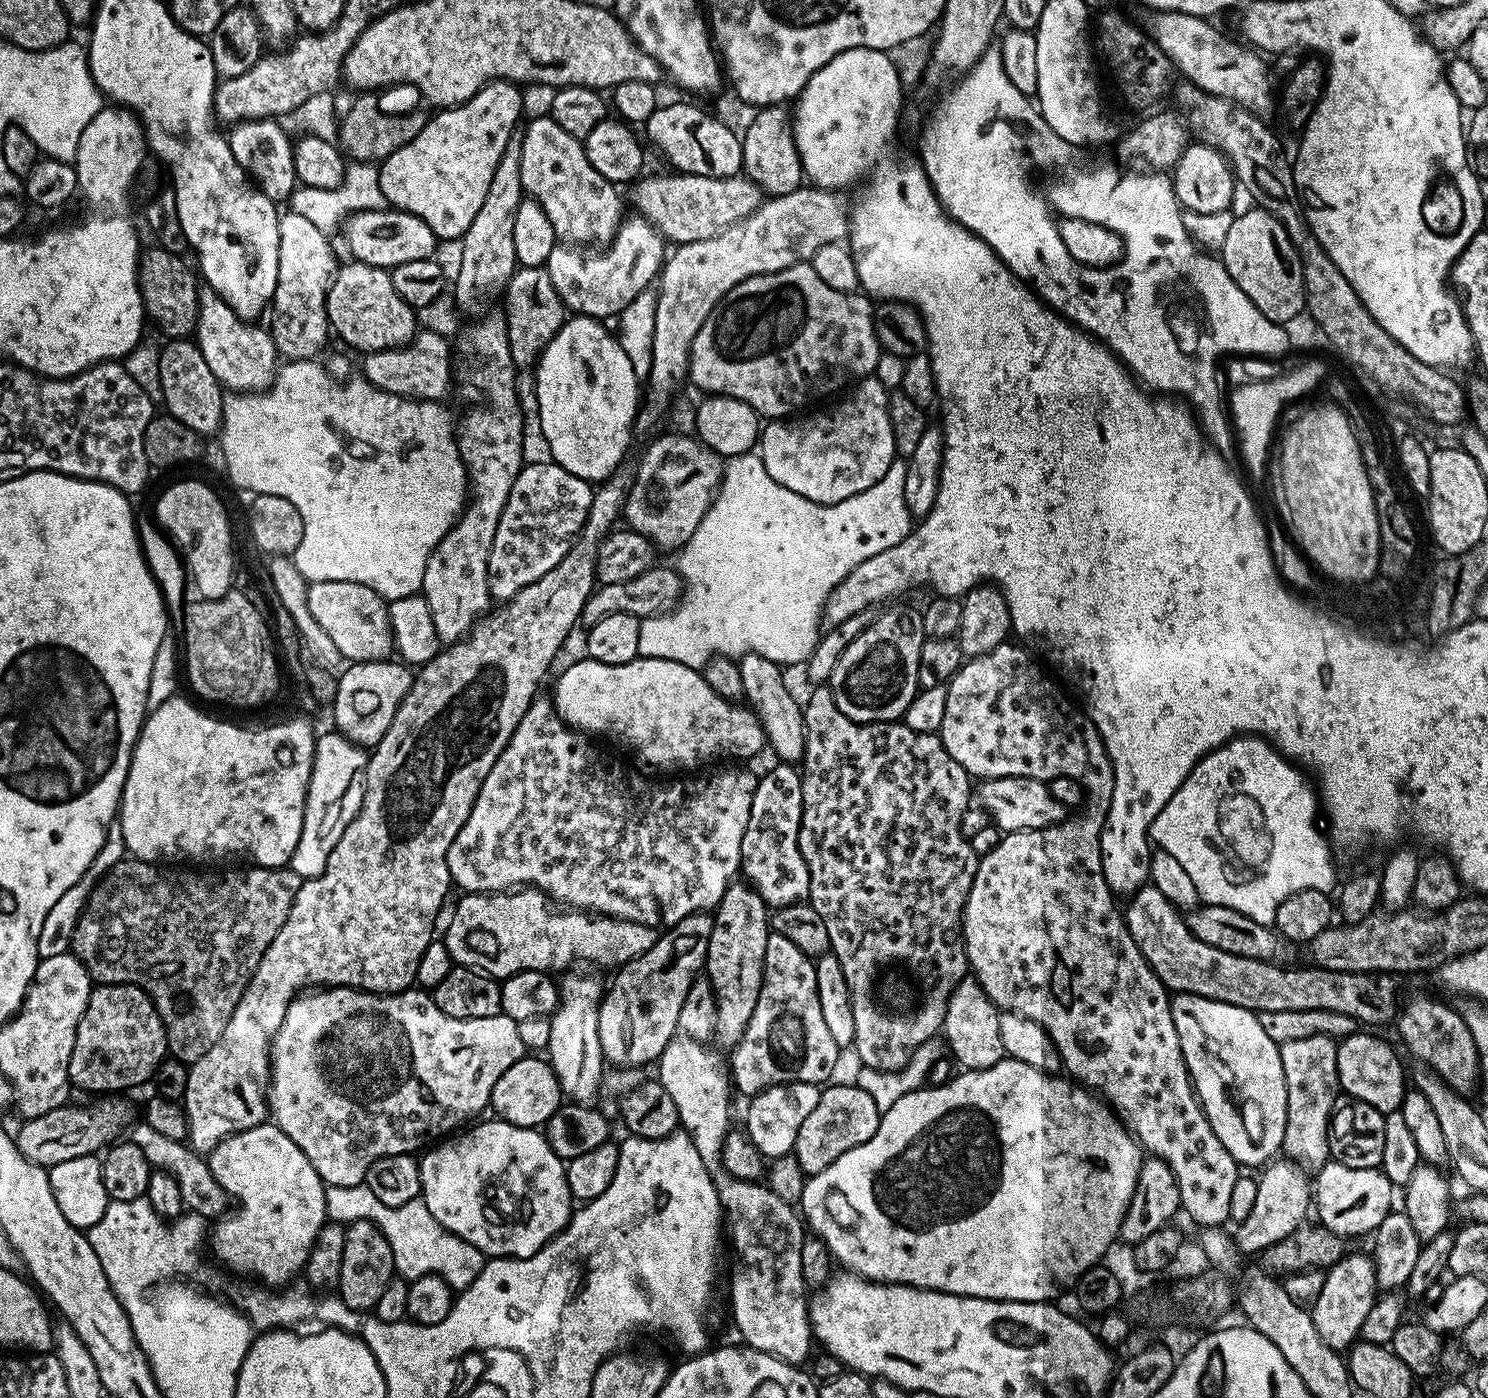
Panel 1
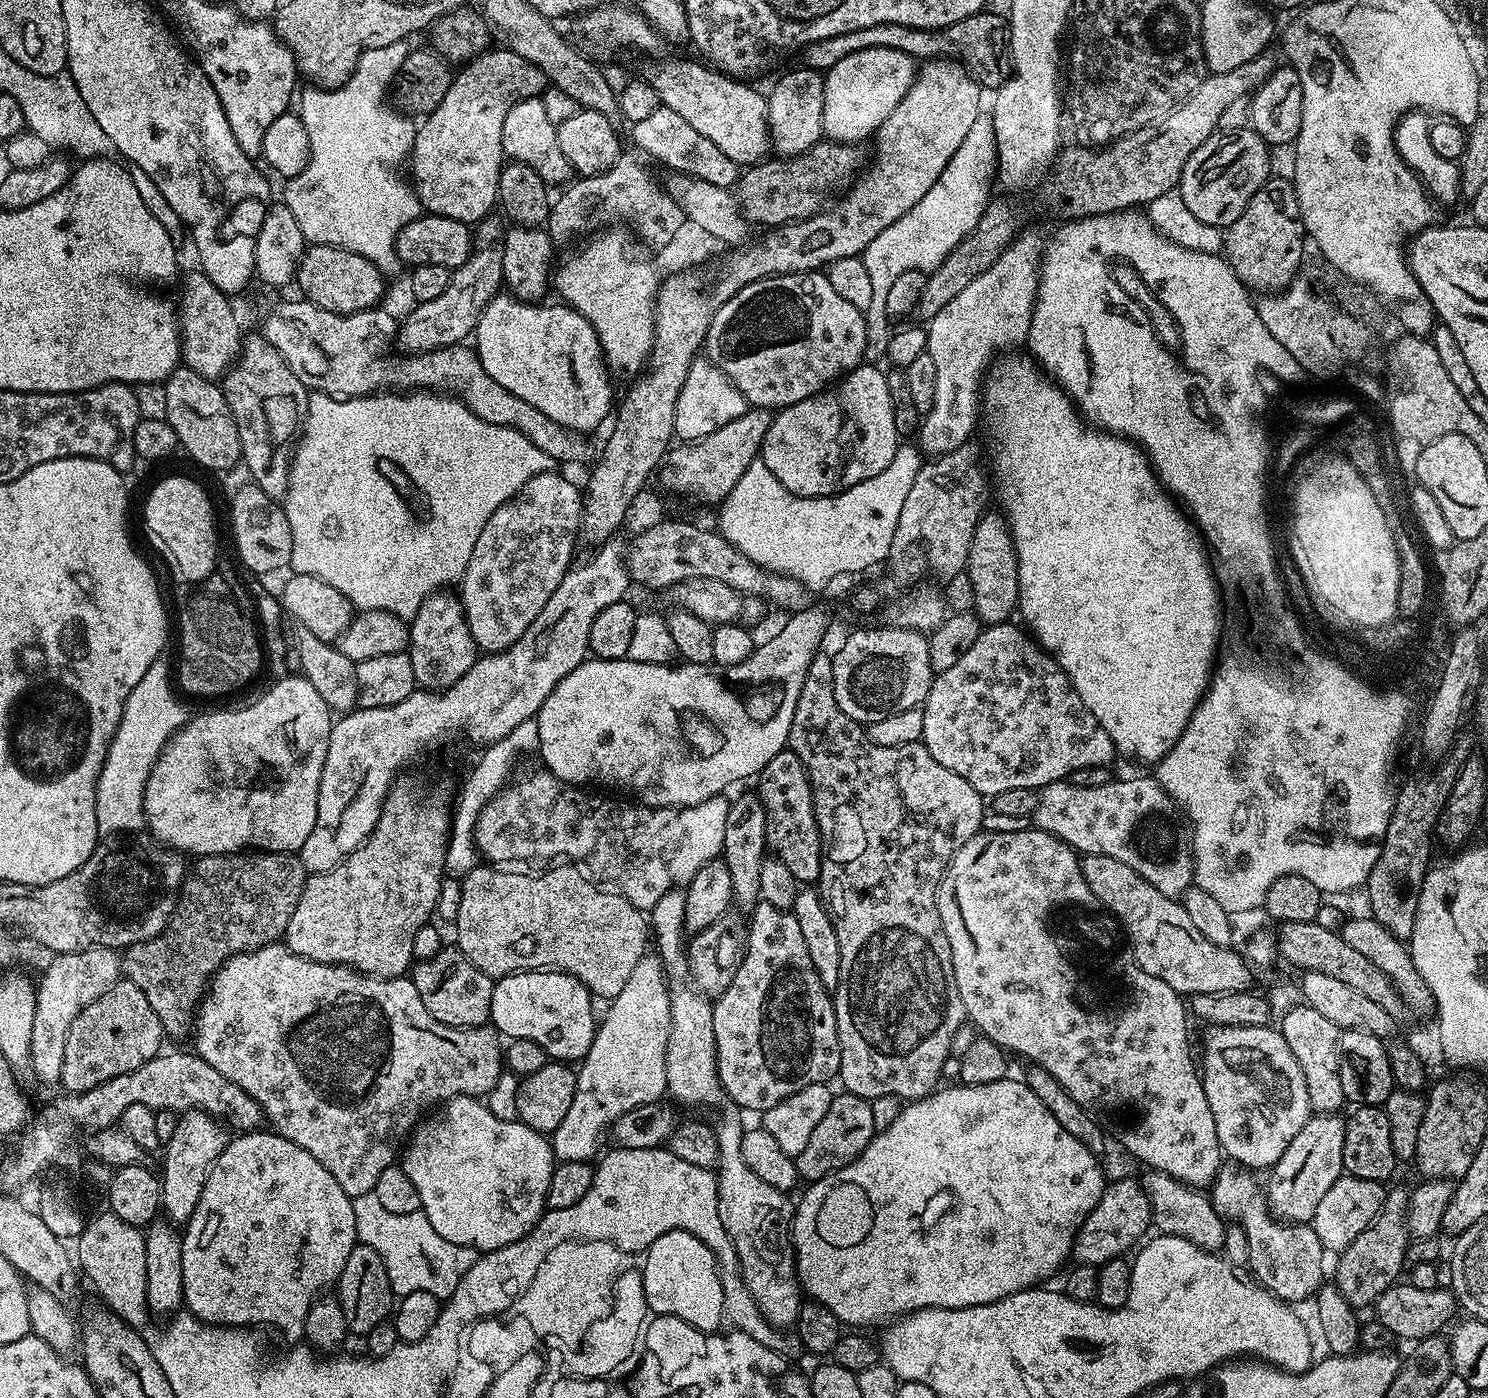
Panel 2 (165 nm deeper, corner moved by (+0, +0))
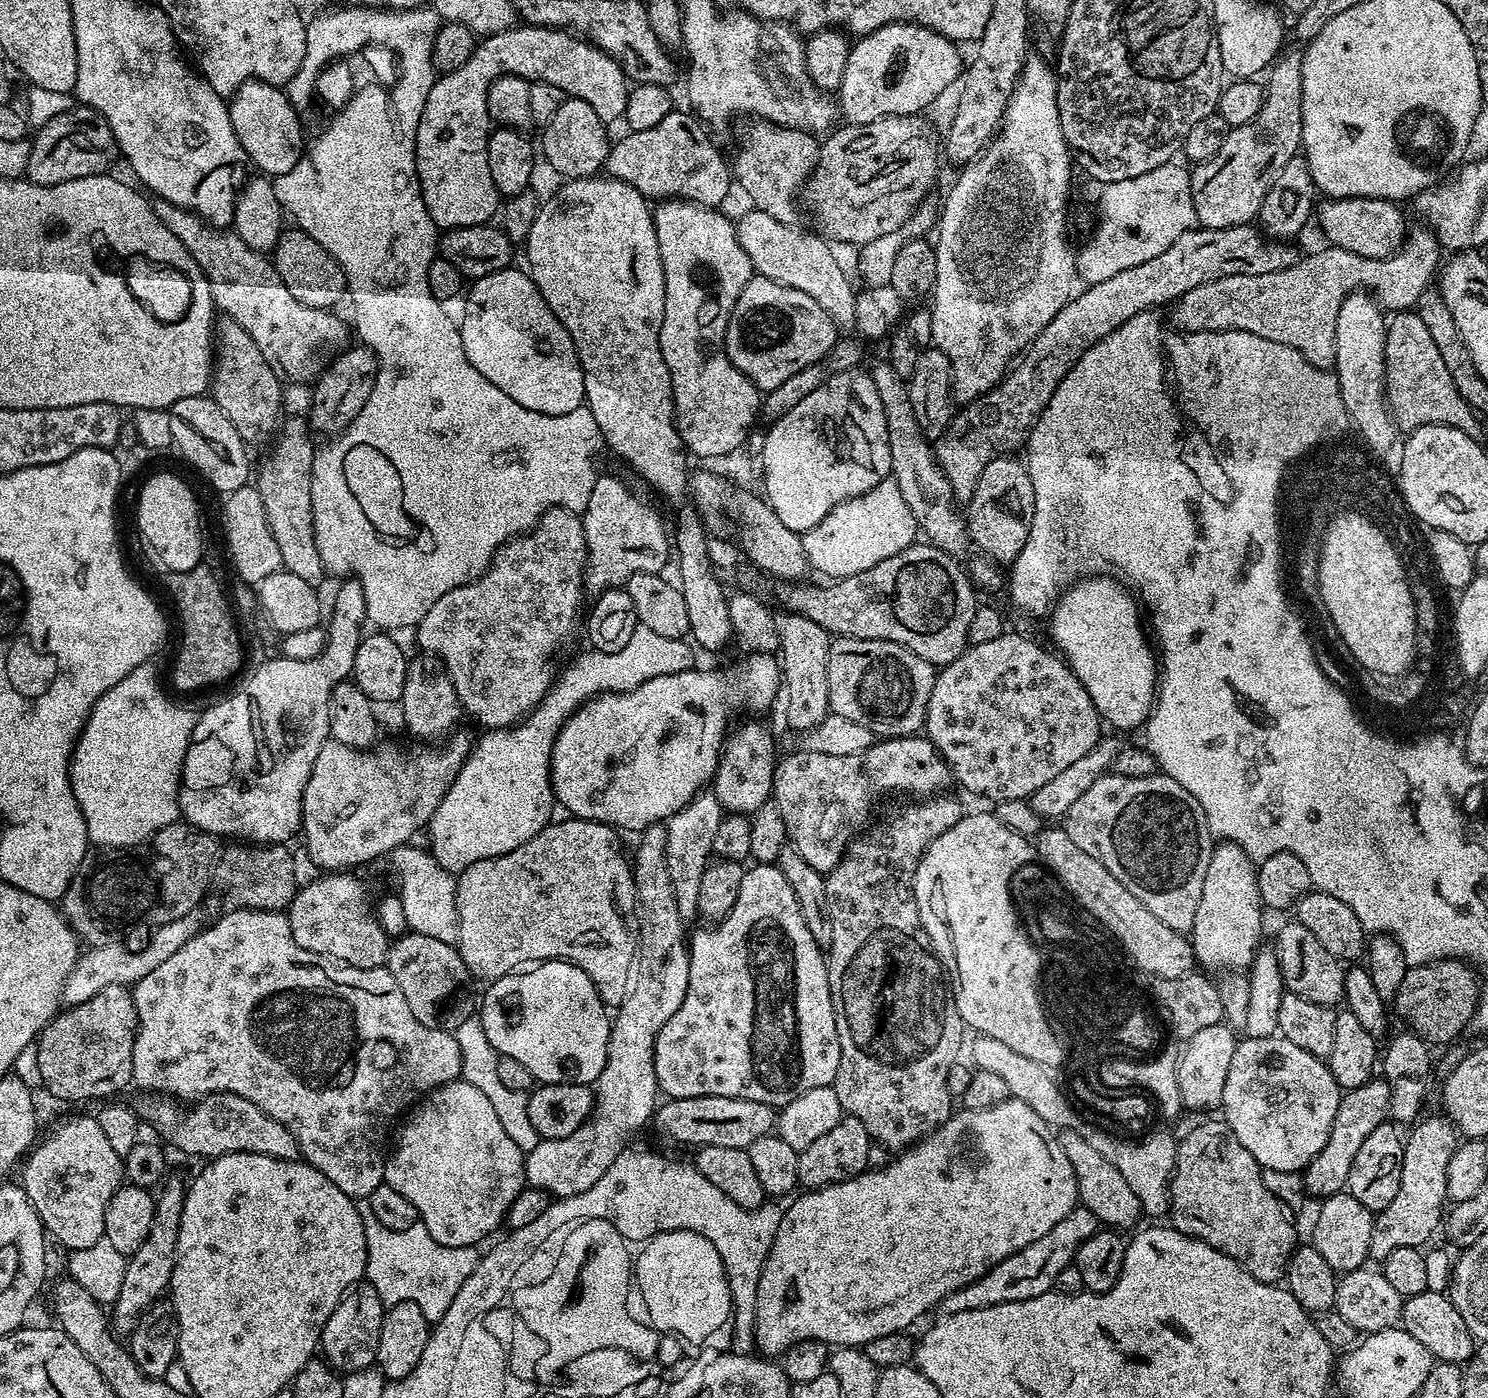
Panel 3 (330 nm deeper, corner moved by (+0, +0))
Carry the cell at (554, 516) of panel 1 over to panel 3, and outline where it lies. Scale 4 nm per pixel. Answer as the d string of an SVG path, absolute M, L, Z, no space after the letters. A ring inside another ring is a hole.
M552 508L549 512L544 512L540 521L528 532L522 532L519 536L507 540L492 555L492 561L488 564L488 568L478 579L471 580L468 584L463 584L446 594L442 594L442 598L438 598L438 602L434 602L434 606L430 606L430 610L426 610L426 618L422 618L420 623L415 625L414 633L416 632L416 640L420 643L419 651L435 656L443 664L444 670L450 674L450 678L454 682L454 690L456 697L460 699L461 709L467 715L469 712L481 724L481 729L495 730L497 728L510 728L513 724L519 724L524 717L530 715L540 705L544 695L551 690L554 679L552 655L571 638L572 631L576 628L576 619L579 616L581 619L582 609L585 607L584 567L587 561L588 543L584 533L583 519L577 513L565 508Z

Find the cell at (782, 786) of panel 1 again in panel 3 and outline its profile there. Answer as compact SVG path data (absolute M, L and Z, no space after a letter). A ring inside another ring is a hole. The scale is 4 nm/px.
M924 734L884 738L864 752L845 756L807 751L792 752L777 759L772 790L778 810L782 810L782 822L786 822L787 843L796 848L802 858L806 858L809 866L825 874L838 866L854 837L869 823L868 811L872 808L872 800L878 799L880 792L909 792L912 798L927 798L943 793L947 789L944 787L954 780L947 762Z

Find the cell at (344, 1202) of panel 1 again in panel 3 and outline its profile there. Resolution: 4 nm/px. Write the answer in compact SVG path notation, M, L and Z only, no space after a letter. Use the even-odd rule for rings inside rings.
M367 1202L357 1203L356 1209L366 1234L364 1275L367 1283L378 1290L378 1296L386 1306L414 1302L429 1322L440 1320L442 1314L450 1310L450 1302L458 1298L462 1282L474 1274L481 1253L475 1247L442 1246L442 1242L434 1242L434 1238L430 1238L430 1230L419 1222L410 1226L410 1230L390 1230L374 1218L374 1210L370 1210Z

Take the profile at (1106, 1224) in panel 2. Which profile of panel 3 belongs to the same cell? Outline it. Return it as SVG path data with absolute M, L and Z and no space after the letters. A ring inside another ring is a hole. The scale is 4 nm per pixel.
M1083 1206L1072 1209L1058 1226L1050 1230L1050 1234L1042 1234L1038 1242L1030 1242L1022 1250L1010 1254L1002 1262L998 1262L989 1272L982 1274L974 1282L960 1288L954 1294L945 1298L942 1308L945 1313L961 1312L967 1308L985 1308L986 1306L998 1306L1002 1302L1018 1302L1026 1298L1038 1298L1042 1294L1053 1291L1058 1274L1062 1274L1064 1268L1073 1267L1076 1252L1080 1245L1086 1242L1098 1230L1096 1215Z

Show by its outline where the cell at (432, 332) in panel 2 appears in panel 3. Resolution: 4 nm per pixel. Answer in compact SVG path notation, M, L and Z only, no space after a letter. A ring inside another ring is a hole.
M363 346L352 347L345 347L325 367L314 384L316 389L312 392L310 428L313 433L321 432L322 435L328 436L324 438L335 438L346 431L354 422L354 418L362 414L362 406L366 406L366 398L370 398L370 390L374 390L376 371L380 365L376 361L376 353Z

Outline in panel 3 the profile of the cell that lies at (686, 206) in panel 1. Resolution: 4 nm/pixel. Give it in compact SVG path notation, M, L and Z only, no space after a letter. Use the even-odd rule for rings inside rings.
M923 115L915 116L887 116L886 118L878 118L874 122L866 122L865 124L849 124L845 123L844 128L837 127L835 130L829 131L823 137L820 145L820 153L816 159L816 165L812 167L812 175L804 181L802 189L802 200L808 203L808 208L812 211L812 220L817 224L819 235L823 236L829 242L840 244L856 244L855 246L863 246L874 242L874 238L885 236L891 232L897 231L903 225L904 221L925 203L928 187L936 180L936 152L938 156L938 144L932 141L932 128L924 121Z

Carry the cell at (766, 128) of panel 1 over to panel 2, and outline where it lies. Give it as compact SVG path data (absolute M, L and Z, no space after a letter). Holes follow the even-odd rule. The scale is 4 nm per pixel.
M795 66L785 76L772 84L772 93L767 93L768 139L770 148L777 157L797 156L820 143L824 131L822 110L824 109L825 73L812 68Z

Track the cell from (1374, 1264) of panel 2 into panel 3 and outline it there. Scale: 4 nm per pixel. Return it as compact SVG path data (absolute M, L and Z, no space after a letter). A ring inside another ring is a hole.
M1425 1115L1411 1125L1409 1132L1412 1133L1404 1140L1402 1182L1398 1182L1398 1194L1394 1194L1386 1210L1375 1213L1372 1221L1372 1241L1368 1255L1373 1261L1383 1262L1399 1247L1423 1249L1424 1243L1435 1234L1436 1227L1439 1224L1441 1227L1445 1219L1446 1205L1449 1203L1446 1176L1450 1158L1458 1143L1458 1133L1456 1125L1447 1115L1439 1115Z

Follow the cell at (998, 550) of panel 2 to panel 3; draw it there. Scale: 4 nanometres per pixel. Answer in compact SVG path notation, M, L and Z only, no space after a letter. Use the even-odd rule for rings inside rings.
M1012 454L994 457L982 470L974 494L966 502L966 523L968 539L981 548L987 559L995 560L997 565L1008 566L1016 561L1032 529L1034 514L1034 486L1023 459Z

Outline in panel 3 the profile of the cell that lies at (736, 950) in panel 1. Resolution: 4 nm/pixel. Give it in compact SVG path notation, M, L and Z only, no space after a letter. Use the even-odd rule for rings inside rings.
M748 724L735 732L736 729L723 745L710 788L715 792L725 813L751 817L758 810L758 806L769 803L774 796L772 787L778 759L776 740L764 724Z

